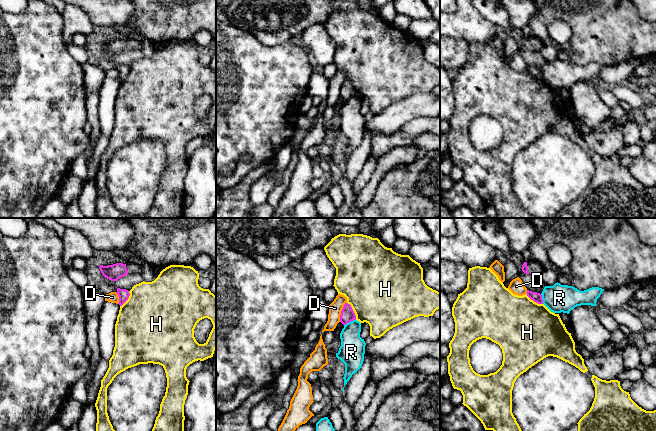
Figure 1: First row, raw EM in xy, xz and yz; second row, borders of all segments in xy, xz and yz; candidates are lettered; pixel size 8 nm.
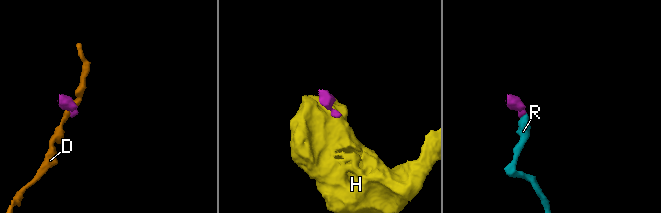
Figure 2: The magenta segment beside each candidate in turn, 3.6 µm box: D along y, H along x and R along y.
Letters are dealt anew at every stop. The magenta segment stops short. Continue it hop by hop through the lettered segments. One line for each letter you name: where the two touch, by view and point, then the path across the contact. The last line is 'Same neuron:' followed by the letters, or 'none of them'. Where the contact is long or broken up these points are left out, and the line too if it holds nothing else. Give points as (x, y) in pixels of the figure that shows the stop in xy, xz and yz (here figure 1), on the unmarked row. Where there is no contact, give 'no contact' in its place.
Same neuron: none of them

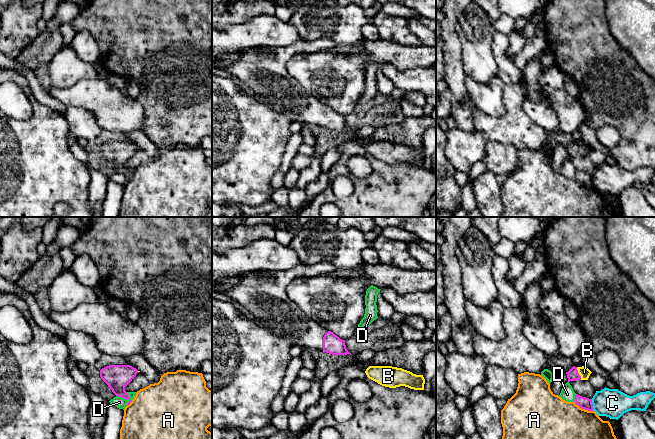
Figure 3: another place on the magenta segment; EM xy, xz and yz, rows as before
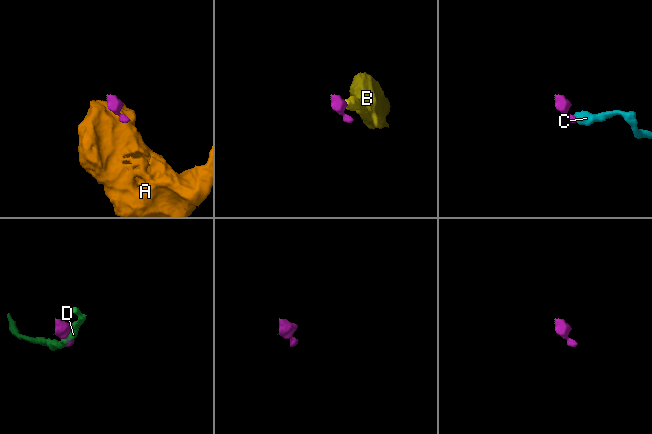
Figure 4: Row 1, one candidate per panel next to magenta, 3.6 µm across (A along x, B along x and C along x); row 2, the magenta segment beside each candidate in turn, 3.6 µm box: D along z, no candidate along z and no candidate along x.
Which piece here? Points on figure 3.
B: yz (578, 149) | across yz (572, 151), (578, 149), (584, 148)
Same neuron: B

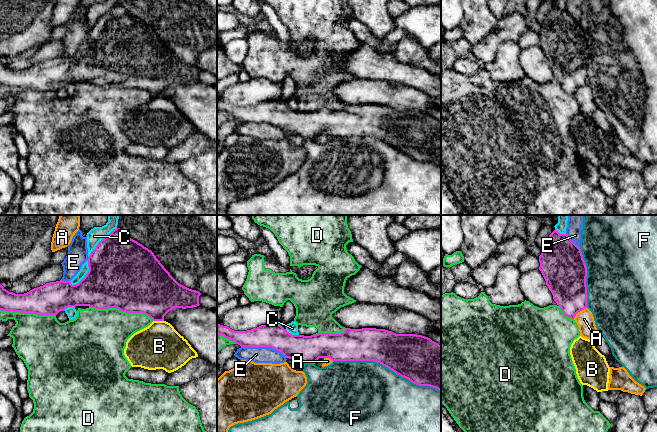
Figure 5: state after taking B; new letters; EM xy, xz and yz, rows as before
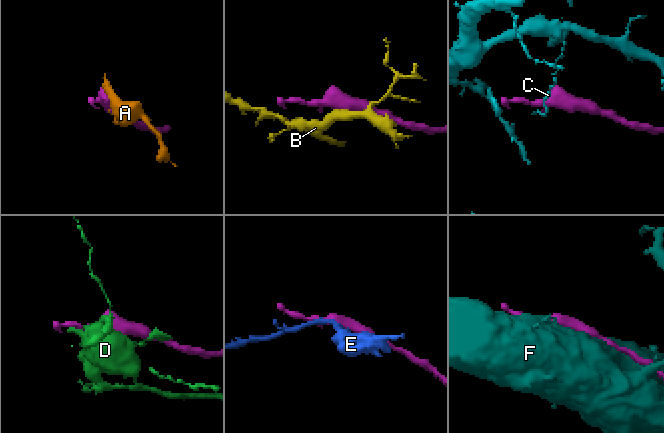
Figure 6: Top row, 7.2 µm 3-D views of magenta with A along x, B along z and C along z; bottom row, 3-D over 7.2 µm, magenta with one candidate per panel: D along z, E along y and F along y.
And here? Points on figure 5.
Same neuron: none of them

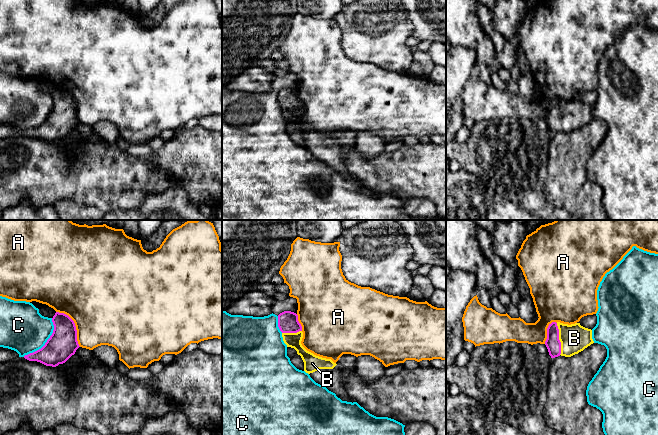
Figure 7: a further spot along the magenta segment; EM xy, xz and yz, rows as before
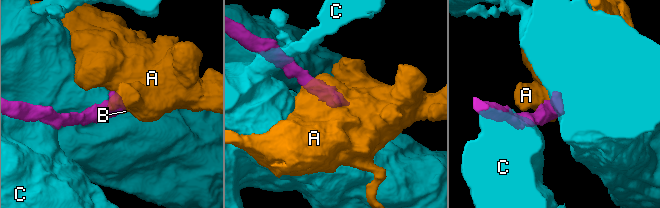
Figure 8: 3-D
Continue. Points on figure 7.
B: yz (558, 115) | across yz (553, 120), (558, 115), (574, 114)
Same neuron: B

